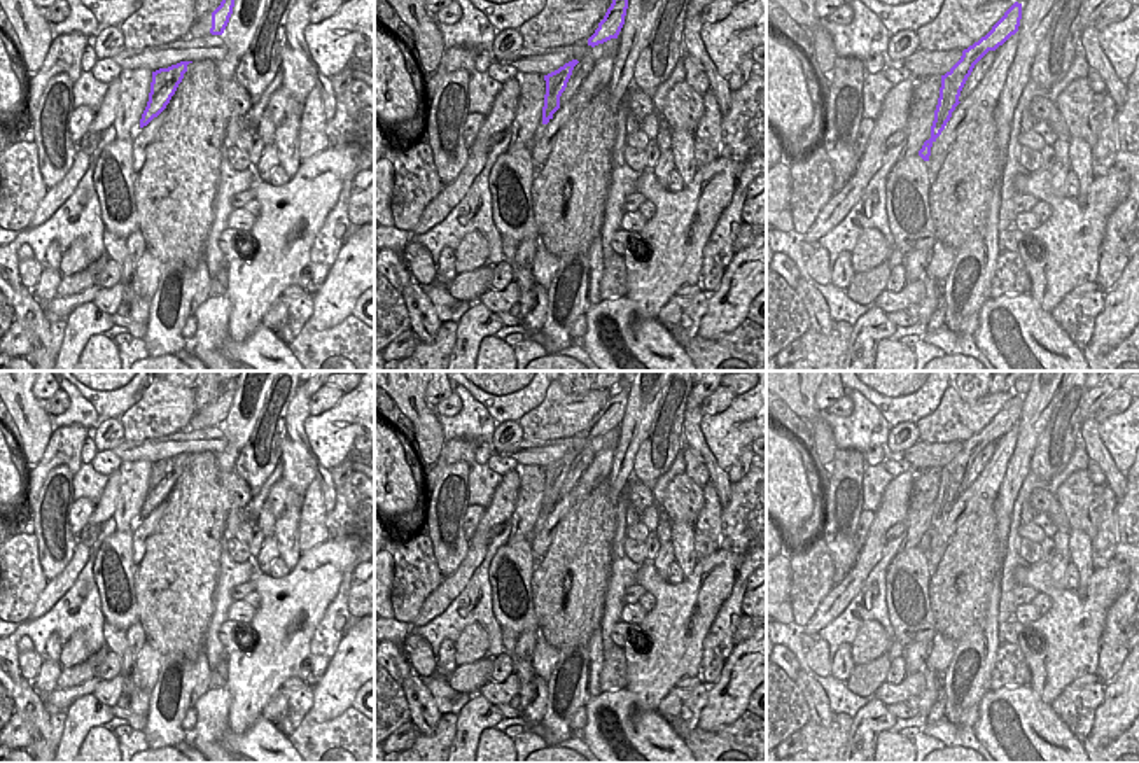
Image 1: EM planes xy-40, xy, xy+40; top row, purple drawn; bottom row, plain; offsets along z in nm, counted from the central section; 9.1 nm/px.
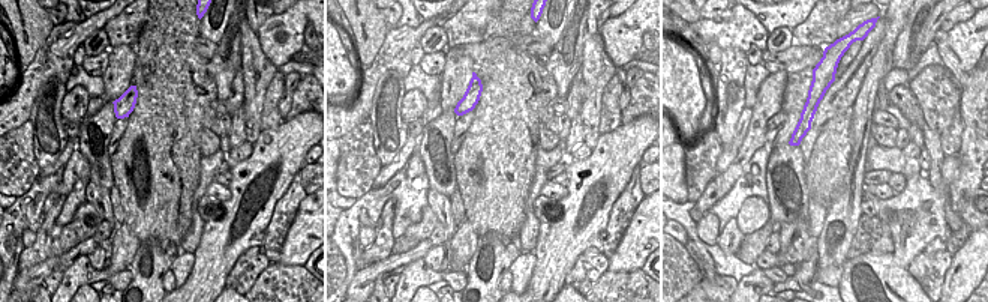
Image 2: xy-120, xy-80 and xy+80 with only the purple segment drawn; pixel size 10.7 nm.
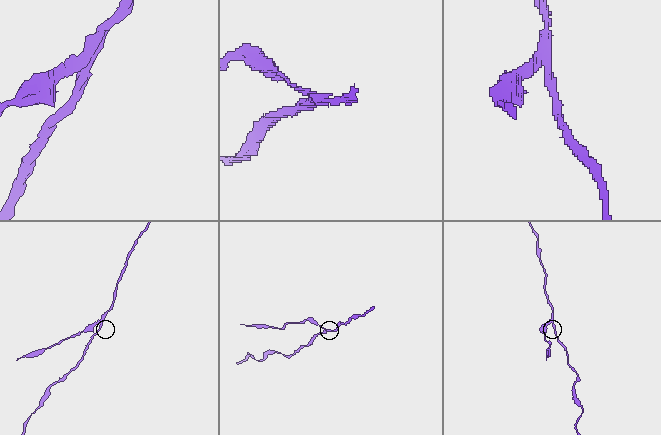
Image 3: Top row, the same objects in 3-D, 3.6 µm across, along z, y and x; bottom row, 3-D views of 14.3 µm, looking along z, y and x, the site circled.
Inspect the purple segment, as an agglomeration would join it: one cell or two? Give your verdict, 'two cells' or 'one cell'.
two cells

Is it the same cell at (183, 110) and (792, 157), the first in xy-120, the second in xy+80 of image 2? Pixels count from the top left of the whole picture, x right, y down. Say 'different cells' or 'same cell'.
different cells

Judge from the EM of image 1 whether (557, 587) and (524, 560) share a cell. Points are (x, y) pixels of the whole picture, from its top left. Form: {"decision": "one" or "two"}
{"decision": "two"}

